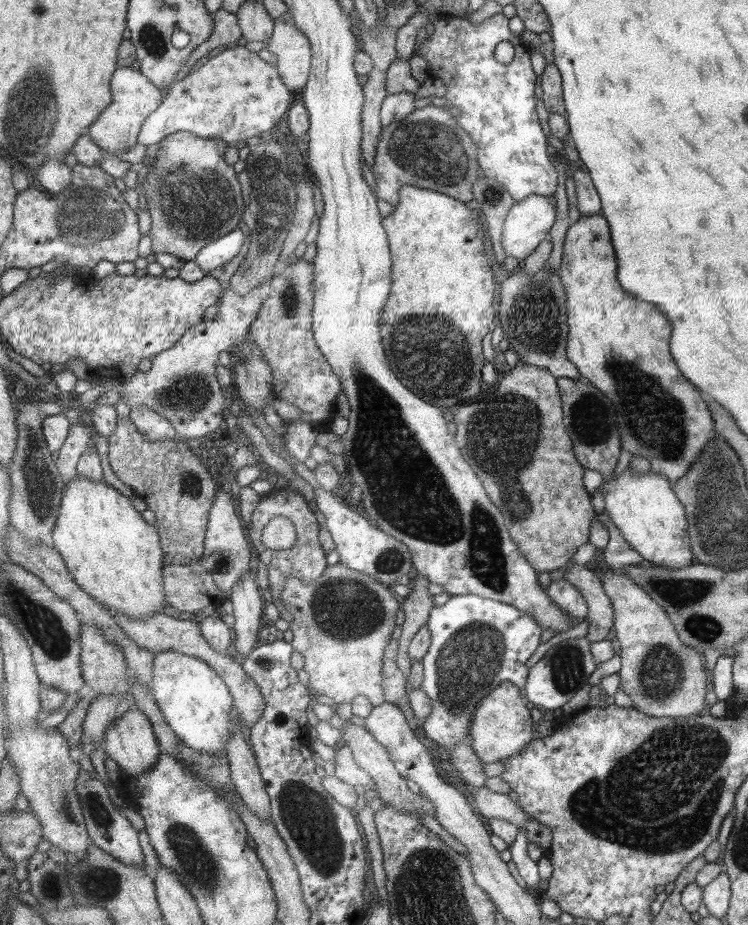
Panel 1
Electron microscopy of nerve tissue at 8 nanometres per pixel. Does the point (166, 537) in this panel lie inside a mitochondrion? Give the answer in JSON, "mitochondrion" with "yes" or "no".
{"mitochondrion":"no"}

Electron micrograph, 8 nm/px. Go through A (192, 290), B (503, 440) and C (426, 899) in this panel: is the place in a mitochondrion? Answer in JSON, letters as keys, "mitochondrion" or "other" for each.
{"A":"other","B":"mitochondrion","C":"mitochondrion"}

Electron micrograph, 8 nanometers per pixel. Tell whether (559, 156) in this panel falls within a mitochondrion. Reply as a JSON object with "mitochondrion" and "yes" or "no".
{"mitochondrion":"no"}

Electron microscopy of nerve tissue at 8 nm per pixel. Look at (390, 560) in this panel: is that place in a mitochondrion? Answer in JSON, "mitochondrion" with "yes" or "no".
{"mitochondrion":"yes"}

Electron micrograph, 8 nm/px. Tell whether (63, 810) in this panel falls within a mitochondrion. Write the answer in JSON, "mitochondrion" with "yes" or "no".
{"mitochondrion":"yes"}

